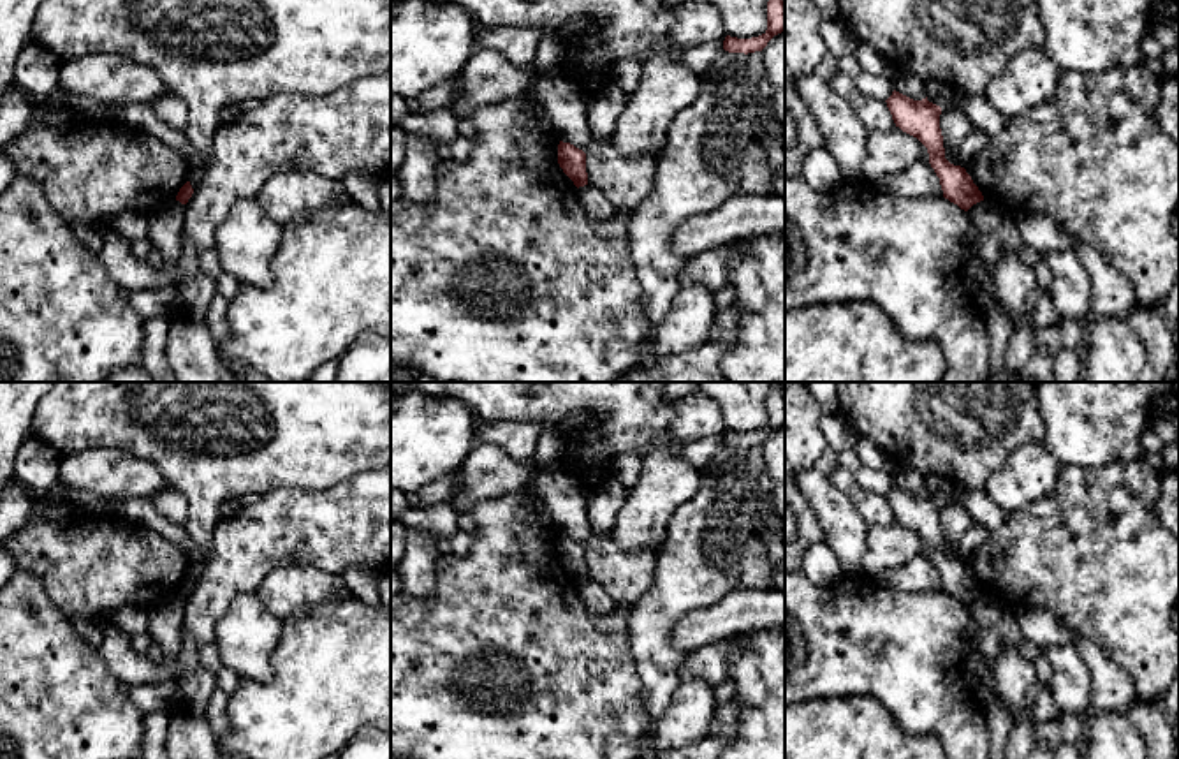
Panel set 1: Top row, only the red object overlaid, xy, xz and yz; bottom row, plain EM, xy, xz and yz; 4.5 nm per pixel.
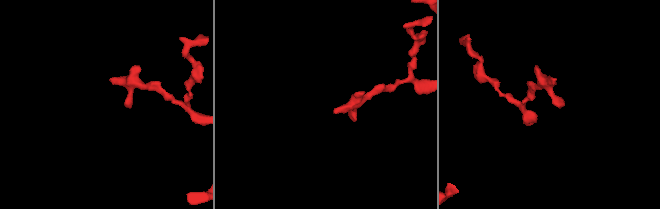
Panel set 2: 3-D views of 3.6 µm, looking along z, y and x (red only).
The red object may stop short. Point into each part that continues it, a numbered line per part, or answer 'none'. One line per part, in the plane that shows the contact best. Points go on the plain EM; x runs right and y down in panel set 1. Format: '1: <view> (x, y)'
none

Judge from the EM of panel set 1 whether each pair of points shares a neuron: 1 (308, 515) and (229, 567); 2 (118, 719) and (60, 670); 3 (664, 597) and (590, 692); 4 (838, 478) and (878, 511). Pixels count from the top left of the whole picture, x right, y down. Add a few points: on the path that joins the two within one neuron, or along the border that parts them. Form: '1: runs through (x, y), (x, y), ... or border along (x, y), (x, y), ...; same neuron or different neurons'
1: runs through (289, 527), (261, 536), (248, 548); same neuron
2: runs through (104, 714), (74, 684); same neuron
3: border along (629, 606), (629, 647), (641, 682); different neurons
4: runs through (849, 485), (868, 504); same neuron

